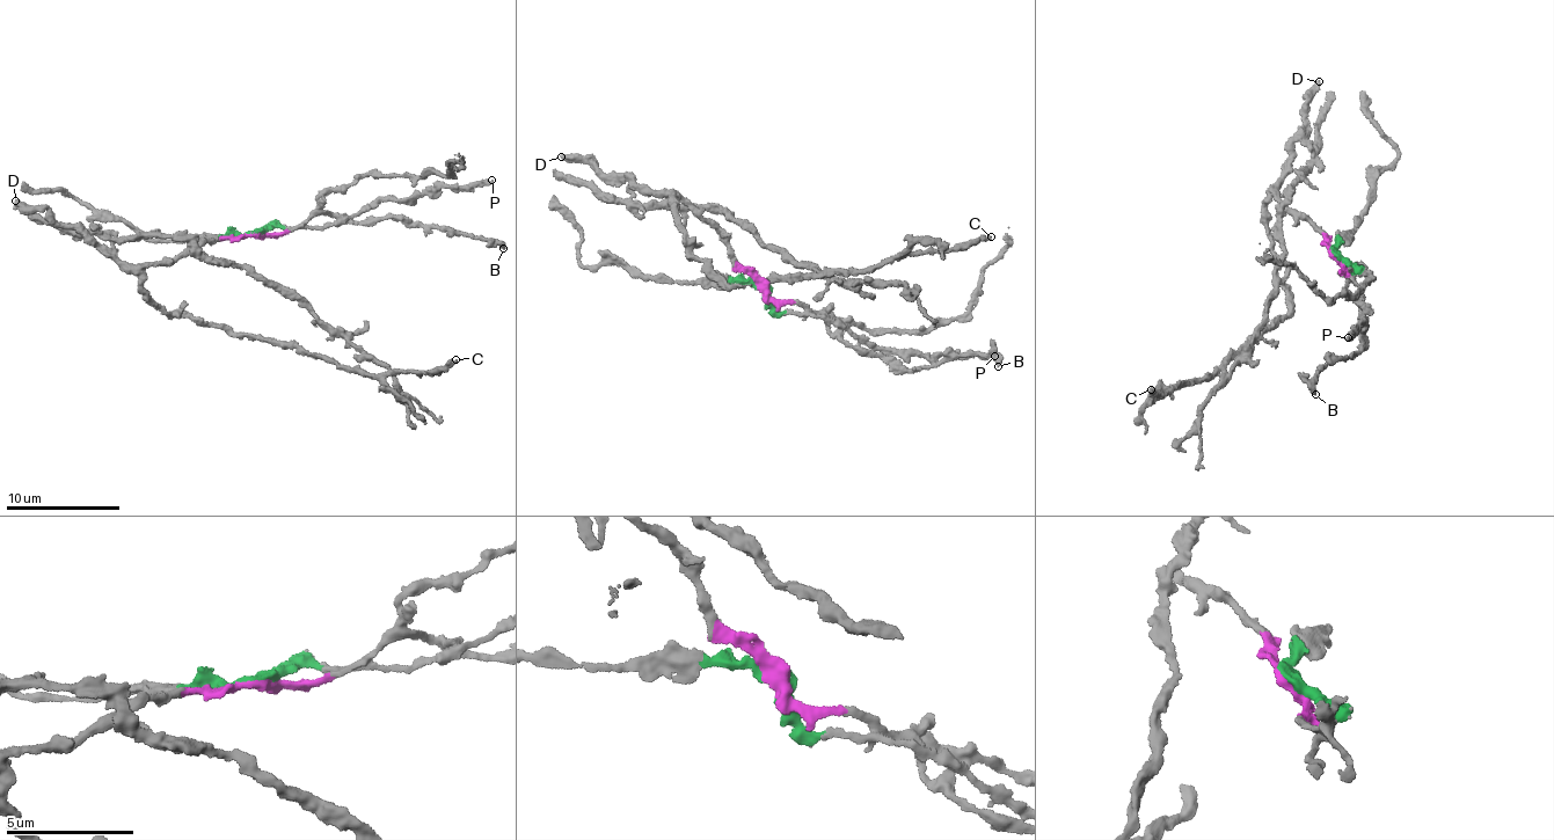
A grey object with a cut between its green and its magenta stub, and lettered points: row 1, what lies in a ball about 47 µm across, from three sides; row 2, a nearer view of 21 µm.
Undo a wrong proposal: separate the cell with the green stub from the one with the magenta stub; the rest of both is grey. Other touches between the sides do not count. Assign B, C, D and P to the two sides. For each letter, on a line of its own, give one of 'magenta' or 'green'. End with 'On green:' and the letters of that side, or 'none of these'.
B: magenta
C: magenta
D: magenta
P: green
On green: P

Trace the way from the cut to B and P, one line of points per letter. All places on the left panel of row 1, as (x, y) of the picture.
B: (255, 233), (291, 233), (322, 213), (357, 223), (392, 218), (504, 247)
P: (255, 233), (275, 226), (337, 226), (379, 198), (413, 202), (443, 187), (467, 191), (493, 179)

